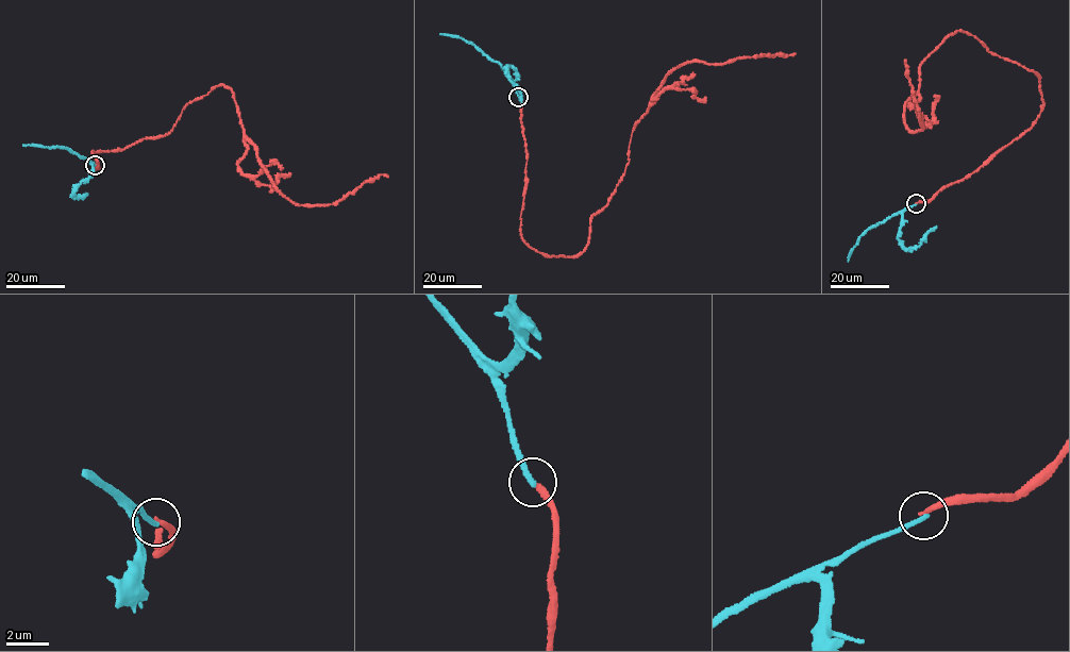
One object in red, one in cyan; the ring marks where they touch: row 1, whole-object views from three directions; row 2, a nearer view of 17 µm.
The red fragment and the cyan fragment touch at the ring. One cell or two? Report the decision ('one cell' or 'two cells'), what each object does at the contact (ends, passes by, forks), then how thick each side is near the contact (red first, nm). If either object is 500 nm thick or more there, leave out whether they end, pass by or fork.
two cells; red ends; cyan ends; calibres 240 and 240 nm

